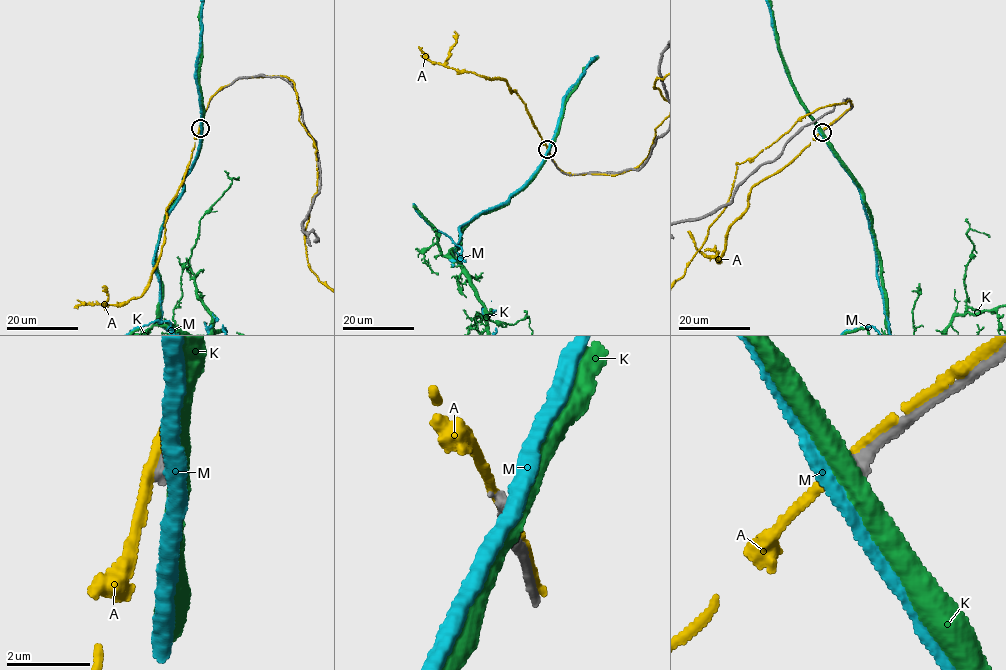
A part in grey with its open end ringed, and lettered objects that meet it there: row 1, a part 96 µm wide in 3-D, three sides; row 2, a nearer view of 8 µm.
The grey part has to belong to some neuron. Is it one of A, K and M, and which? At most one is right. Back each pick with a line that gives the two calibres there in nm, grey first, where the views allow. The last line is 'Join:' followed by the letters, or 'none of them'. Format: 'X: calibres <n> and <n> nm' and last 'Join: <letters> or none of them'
Join: none of them

